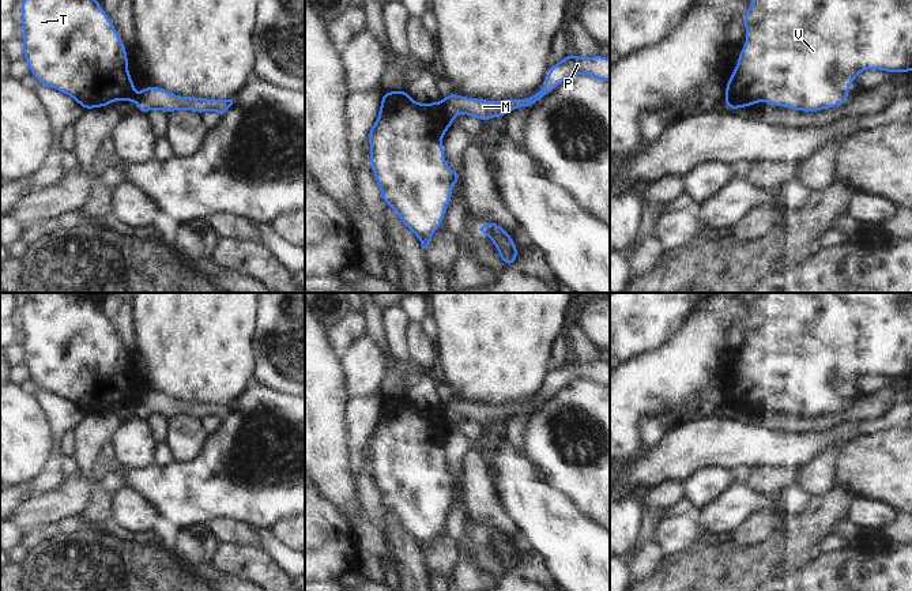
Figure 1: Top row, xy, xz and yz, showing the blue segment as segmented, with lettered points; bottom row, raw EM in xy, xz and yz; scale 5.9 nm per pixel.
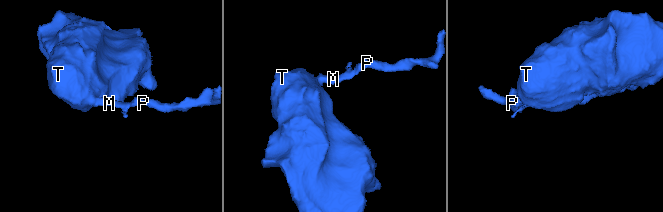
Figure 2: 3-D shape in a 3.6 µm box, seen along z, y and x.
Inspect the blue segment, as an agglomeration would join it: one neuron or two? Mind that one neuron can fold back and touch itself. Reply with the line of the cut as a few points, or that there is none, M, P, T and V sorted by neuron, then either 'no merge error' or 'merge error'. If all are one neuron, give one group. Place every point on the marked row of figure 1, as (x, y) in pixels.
cut xz (440, 101), (447, 110), (453, 113); groups M P / T V; merge error

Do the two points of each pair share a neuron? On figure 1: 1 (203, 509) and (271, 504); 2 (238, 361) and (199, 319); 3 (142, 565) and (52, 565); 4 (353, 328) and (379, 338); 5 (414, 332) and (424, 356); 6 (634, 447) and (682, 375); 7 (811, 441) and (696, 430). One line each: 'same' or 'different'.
1: same
2: same
3: same
4: different
5: same
6: same
7: same

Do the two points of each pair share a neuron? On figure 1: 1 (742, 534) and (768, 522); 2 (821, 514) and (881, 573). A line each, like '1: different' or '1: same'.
1: same
2: different

